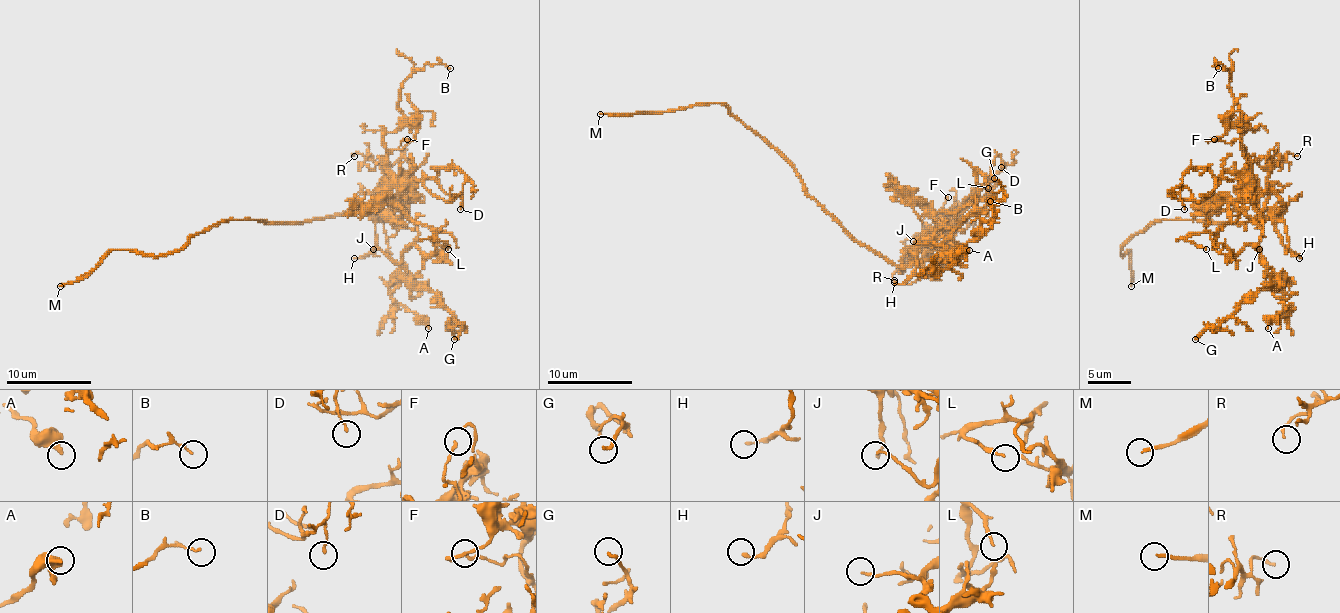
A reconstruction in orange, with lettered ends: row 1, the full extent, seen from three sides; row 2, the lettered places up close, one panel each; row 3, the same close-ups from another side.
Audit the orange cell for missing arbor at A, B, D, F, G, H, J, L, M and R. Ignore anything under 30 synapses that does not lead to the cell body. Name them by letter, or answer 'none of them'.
M

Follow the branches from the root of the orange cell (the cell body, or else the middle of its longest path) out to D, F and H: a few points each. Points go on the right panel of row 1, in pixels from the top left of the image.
D: (1253, 222), (1282, 209), (1261, 209), (1238, 179), (1214, 177), (1204, 168), (1191, 168), (1182, 177), (1184, 209)
F: (1253, 222), (1282, 209), (1259, 207), (1253, 160), (1244, 145), (1238, 139), (1229, 143), (1214, 139)
H: (1253, 222), (1285, 211), (1276, 220), (1276, 232), (1280, 241), (1299, 258)

